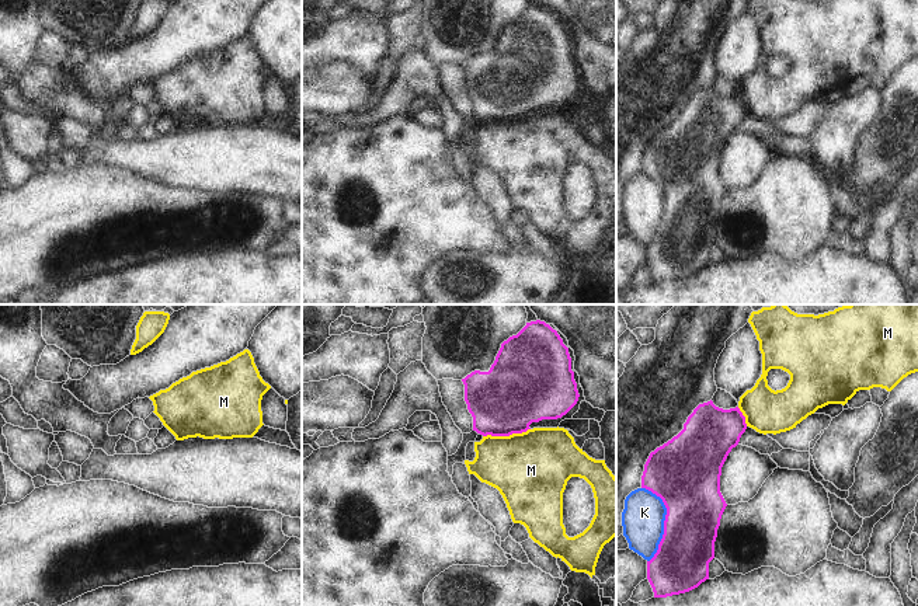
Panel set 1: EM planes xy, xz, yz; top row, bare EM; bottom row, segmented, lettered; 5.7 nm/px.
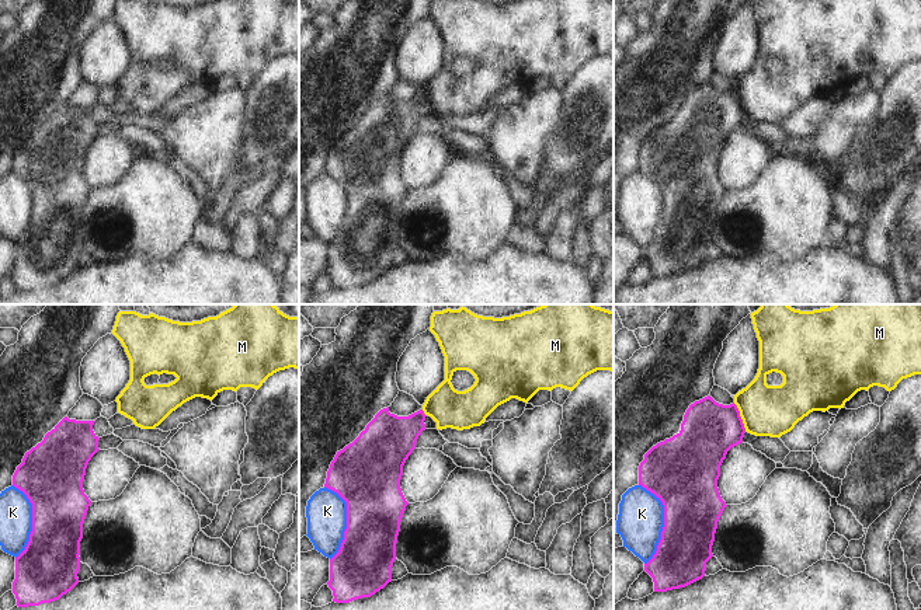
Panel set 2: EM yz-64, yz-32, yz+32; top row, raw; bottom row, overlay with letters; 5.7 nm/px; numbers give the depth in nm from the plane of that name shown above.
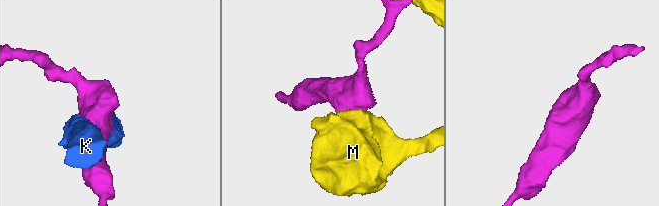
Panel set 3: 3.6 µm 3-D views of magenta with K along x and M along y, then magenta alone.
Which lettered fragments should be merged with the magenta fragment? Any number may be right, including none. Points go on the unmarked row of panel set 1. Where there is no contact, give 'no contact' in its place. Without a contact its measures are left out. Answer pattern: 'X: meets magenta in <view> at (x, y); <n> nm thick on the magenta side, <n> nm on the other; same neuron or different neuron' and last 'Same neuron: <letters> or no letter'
K: meets magenta in yz at (664, 206); 360 nm thick on the magenta side, 240 nm on the other; different neuron
M: meets magenta in xz at (506, 121); 400 nm thick on the magenta side, 440 nm on the other; different neuron
Same neuron: no letter

